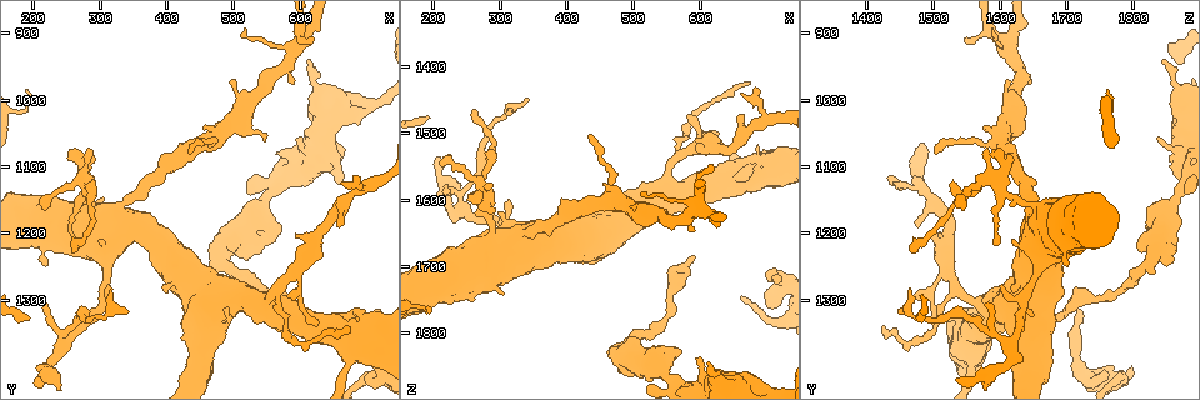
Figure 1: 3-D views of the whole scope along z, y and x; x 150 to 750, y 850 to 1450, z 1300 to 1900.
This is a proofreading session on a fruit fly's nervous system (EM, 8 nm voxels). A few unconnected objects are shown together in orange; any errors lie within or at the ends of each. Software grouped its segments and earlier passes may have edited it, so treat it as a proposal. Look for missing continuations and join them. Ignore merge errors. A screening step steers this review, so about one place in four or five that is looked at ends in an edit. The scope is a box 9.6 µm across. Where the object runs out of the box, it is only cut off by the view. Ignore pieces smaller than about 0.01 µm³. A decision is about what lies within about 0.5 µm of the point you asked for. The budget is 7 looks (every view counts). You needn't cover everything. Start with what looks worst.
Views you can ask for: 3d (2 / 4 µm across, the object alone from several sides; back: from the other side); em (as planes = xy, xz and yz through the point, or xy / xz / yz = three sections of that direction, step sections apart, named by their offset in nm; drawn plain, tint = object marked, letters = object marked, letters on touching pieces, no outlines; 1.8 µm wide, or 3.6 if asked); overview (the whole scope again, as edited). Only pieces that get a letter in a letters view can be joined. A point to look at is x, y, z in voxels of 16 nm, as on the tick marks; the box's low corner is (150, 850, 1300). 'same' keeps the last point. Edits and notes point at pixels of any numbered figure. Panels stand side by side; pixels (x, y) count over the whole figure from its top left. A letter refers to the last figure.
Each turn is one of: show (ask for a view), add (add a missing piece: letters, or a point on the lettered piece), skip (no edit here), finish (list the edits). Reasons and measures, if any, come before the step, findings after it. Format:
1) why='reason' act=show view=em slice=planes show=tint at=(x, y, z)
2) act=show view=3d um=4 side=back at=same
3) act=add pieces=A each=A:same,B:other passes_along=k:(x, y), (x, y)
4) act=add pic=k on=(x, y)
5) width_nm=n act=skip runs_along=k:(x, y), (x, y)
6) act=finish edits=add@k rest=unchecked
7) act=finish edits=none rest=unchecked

why='branch stops here' act=show view=em slice=planes show=tint at=(595, 1325, 1685)

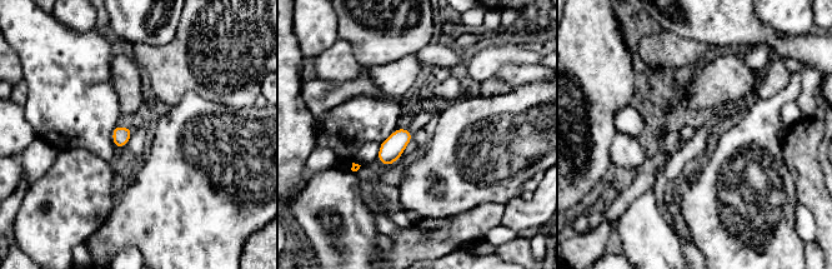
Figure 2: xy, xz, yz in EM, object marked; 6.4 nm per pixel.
why='see the neighbours' act=show view=em slice=planes show=letters at=same

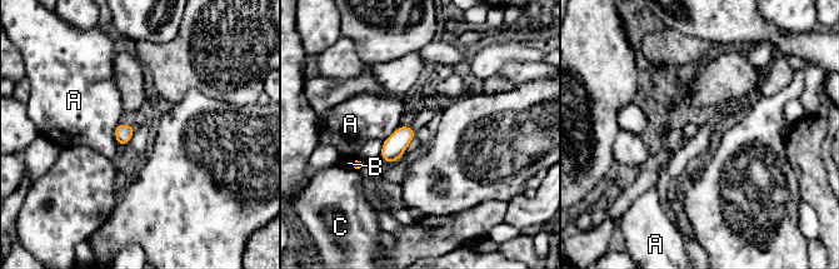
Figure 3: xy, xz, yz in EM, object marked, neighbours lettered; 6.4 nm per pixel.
width_nm=110 act=skip each=A:other,B:other,C:other border=3:(118, 121), (115, 140), (120, 147) found='no lettered piece goes on from it'

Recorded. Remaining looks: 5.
why='sharp bend' act=show view=3d um=4 at=(485, 1235, 1830)

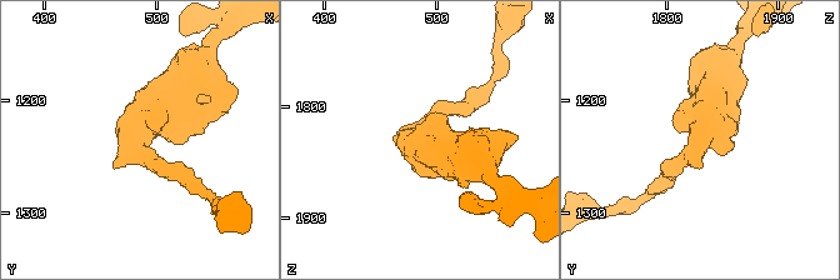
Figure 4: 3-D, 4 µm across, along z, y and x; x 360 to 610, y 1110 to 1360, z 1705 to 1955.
act=show view=em um=3.6 slice=planes show=plain at=(482, 1240, 1828)

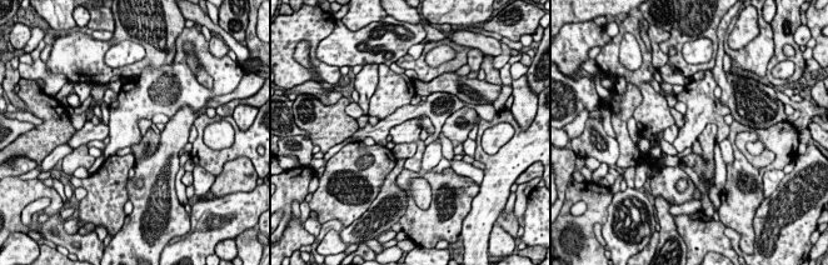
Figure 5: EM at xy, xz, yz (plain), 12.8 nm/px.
act=show view=em um=3.6 slice=planes show=letters at=same

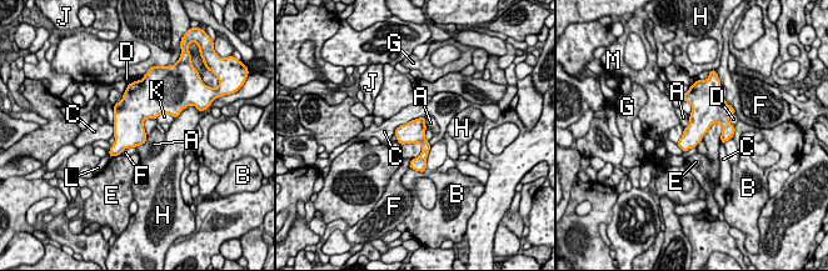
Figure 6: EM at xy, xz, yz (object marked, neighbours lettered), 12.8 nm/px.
width_nm=280 act=skip each=A:other,B:other,C:other,D:other,E:other,F:other,G:other,H:other,J:other,K:other,L:other,M:other border=6:(722, 125), (713, 124), (701, 140) found='no lettered piece goes on from it'

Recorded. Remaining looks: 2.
why='branch stops here' act=show view=em slice=planes show=letters at=(720, 1315, 1725)

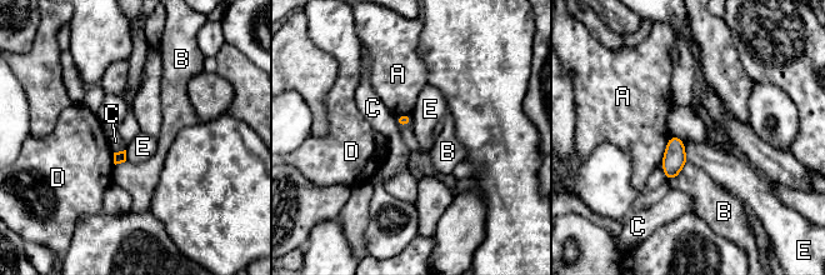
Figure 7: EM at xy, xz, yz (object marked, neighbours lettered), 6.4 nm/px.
act=skip each=A:other,B:other,C:other,D:other,E:other border=7:(683, 140), (688, 161) found='no lettered piece goes on from it'

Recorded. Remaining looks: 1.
act=finish edits=none rest=unchecked

